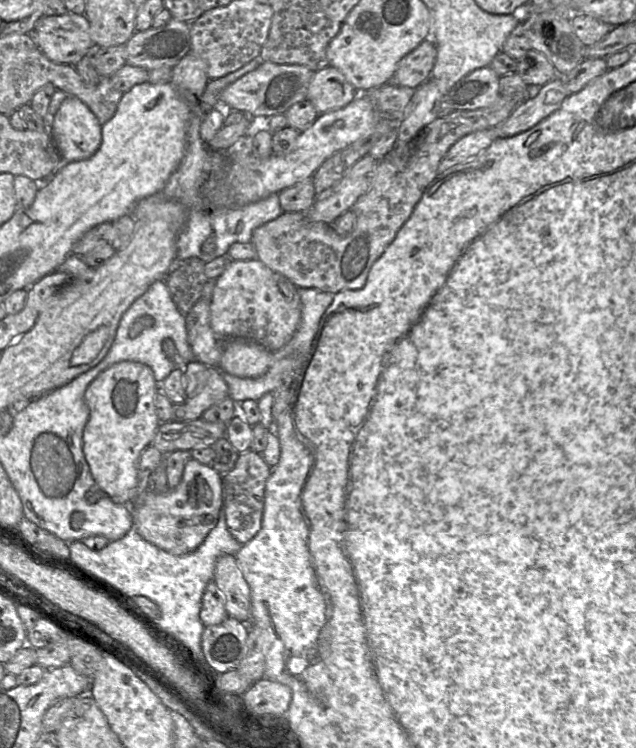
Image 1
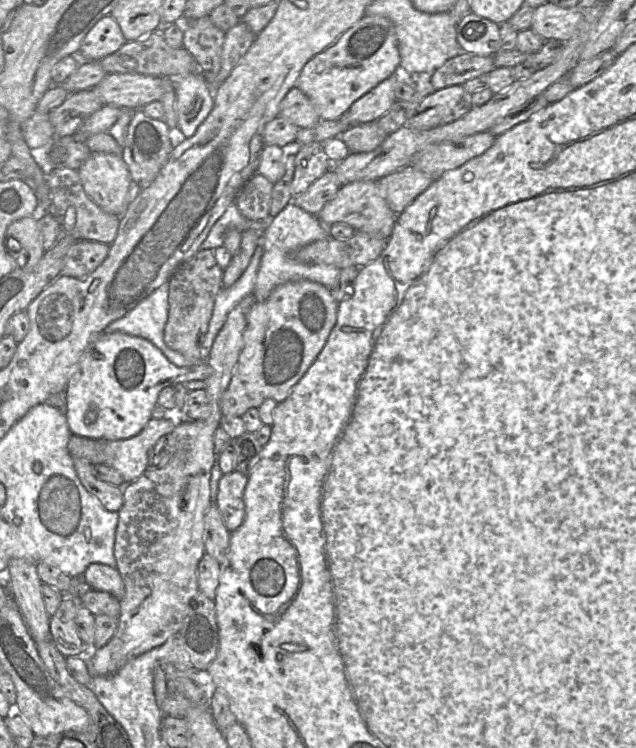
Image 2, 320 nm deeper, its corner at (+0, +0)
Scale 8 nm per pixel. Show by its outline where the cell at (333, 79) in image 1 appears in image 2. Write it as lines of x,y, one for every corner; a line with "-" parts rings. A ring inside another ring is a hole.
297,87
290,89
281,101
278,116
286,118
298,128
310,128
320,121
311,101

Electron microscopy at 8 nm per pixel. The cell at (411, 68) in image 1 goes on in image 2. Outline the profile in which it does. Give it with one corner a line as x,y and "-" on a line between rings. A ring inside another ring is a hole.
393,74
354,102
346,111
353,125
377,121
389,110
396,102
396,82

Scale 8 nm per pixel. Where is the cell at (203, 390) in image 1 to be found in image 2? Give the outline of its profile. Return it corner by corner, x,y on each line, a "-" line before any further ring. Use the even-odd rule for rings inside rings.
166,409
162,419
151,418
134,437
114,441
97,440
103,444
103,448
93,463
112,467
126,484
131,483
148,469
149,456
158,439
170,434
180,422
171,410

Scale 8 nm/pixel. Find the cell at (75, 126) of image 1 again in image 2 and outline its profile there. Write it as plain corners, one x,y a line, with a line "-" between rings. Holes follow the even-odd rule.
95,152
78,169
88,197
102,210
121,217
132,201
134,185
119,155

